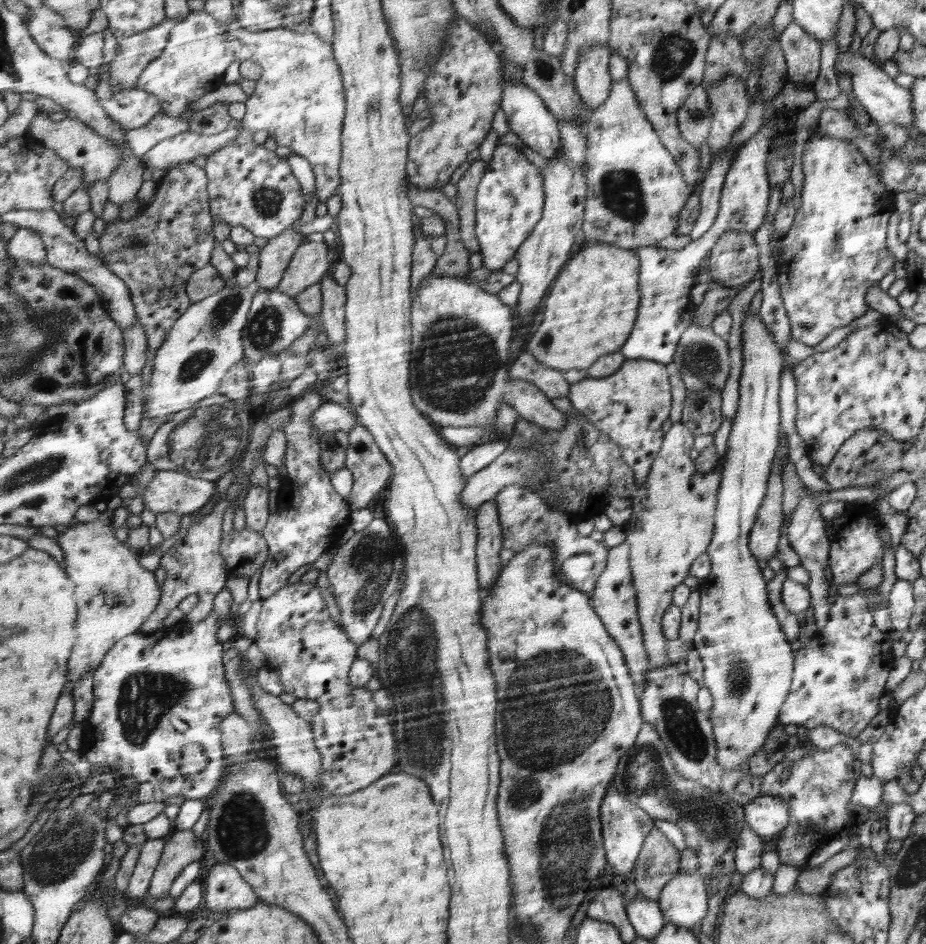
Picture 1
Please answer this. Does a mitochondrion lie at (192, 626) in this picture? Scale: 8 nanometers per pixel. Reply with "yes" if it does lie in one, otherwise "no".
no

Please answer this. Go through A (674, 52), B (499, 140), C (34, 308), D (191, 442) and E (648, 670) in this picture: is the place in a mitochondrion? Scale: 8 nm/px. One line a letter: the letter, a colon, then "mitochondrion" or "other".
A: mitochondrion
B: other
C: mitochondrion
D: mitochondrion
E: other

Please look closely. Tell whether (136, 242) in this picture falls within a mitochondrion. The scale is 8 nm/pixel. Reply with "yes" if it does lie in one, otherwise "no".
yes

